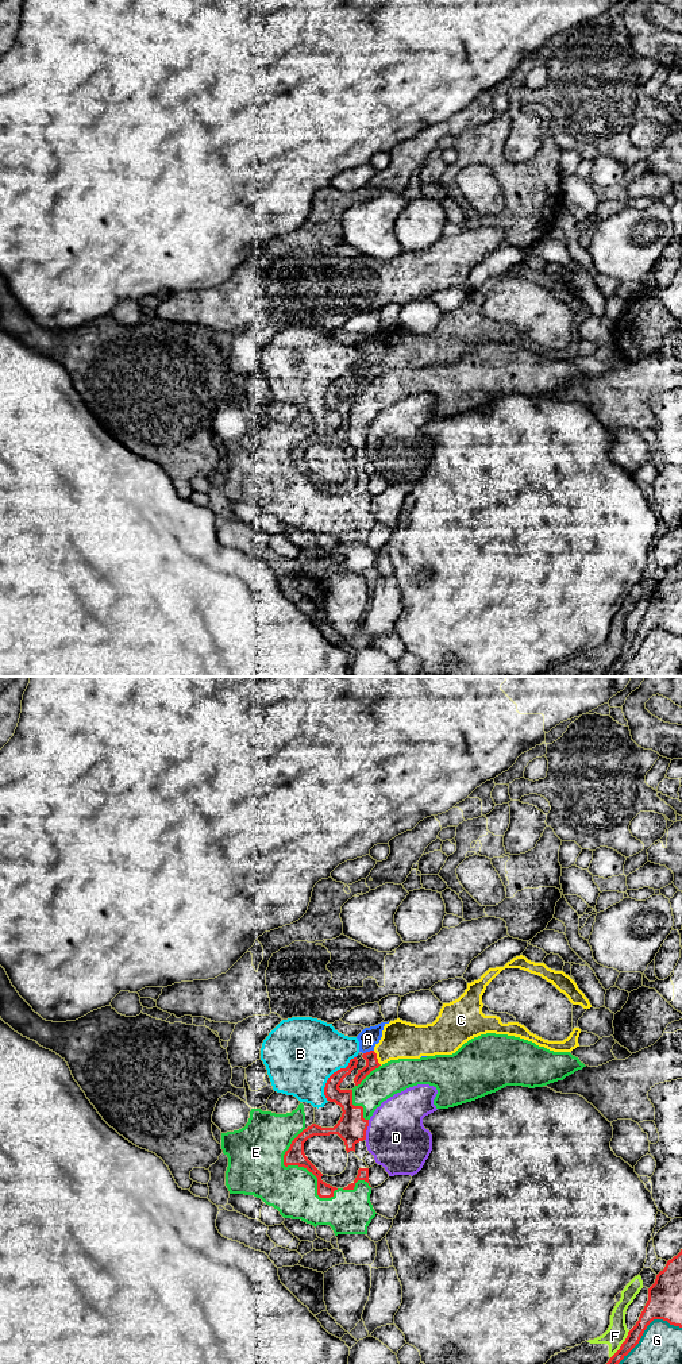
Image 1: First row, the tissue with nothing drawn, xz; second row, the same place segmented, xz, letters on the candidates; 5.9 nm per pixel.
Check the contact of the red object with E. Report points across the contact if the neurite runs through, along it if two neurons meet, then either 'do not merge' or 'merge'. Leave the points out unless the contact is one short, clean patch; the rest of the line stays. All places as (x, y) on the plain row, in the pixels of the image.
merge

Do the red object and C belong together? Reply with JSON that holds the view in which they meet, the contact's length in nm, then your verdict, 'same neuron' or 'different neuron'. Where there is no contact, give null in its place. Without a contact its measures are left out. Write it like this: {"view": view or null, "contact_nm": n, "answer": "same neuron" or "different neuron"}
{"view": "xz", "contact_nm": 100, "answer": "different neuron"}

